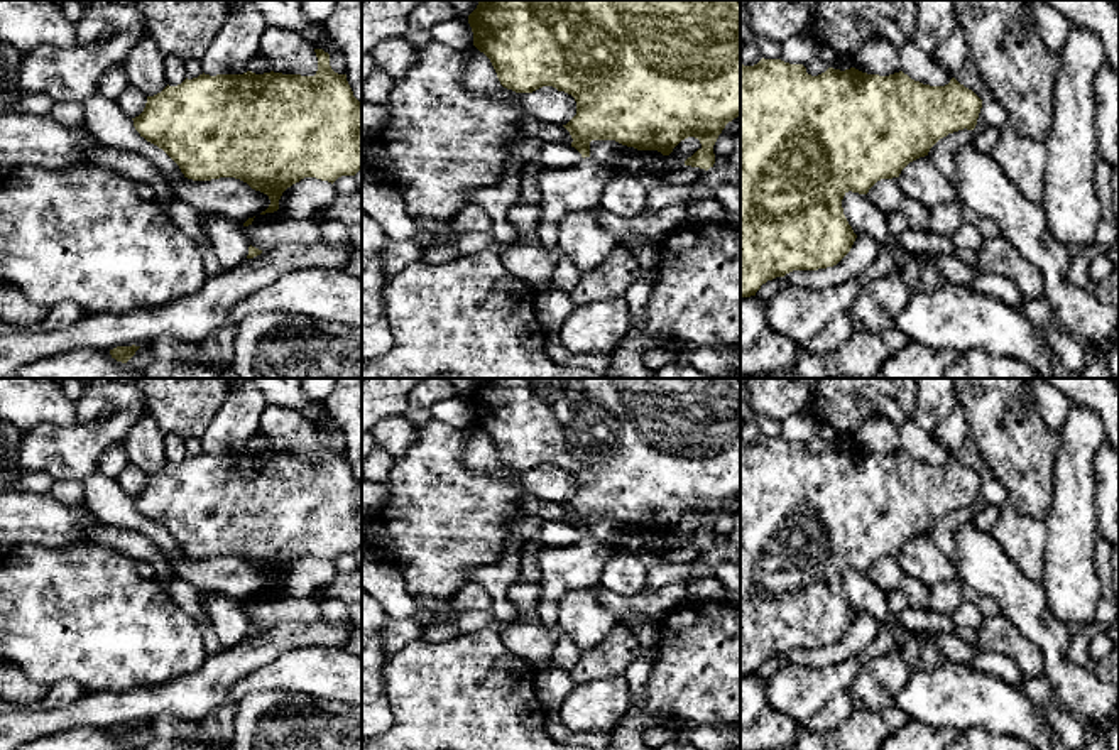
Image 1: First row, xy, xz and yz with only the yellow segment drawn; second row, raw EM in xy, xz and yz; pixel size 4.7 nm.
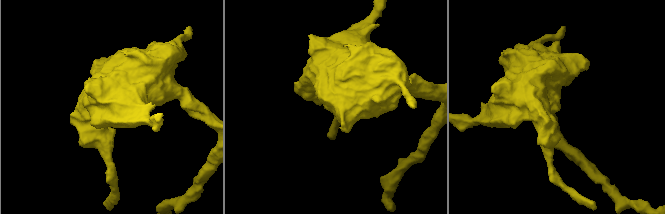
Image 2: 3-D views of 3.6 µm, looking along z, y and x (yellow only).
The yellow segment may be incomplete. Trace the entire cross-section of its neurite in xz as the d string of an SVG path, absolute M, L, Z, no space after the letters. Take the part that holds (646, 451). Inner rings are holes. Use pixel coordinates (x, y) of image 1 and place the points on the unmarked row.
M478 378L468 394L473 410L473 424L483 431L500 459L516 471L532 471L543 465L571 473L576 480L576 493L563 503L581 535L590 535L592 519L615 519L637 529L658 529L669 534L685 517L695 515L701 525L685 539L685 544L708 549L715 542L713 524L729 500L740 493L740 378Z

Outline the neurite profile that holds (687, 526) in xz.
M688 515L685 519L681 519L669 534L674 534L680 539L686 539L688 535L691 535L698 527L701 527L701 522L698 517L695 515Z

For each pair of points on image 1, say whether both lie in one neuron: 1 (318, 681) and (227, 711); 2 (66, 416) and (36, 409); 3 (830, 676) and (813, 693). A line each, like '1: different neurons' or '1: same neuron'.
1: different neurons
2: same neuron
3: same neuron

